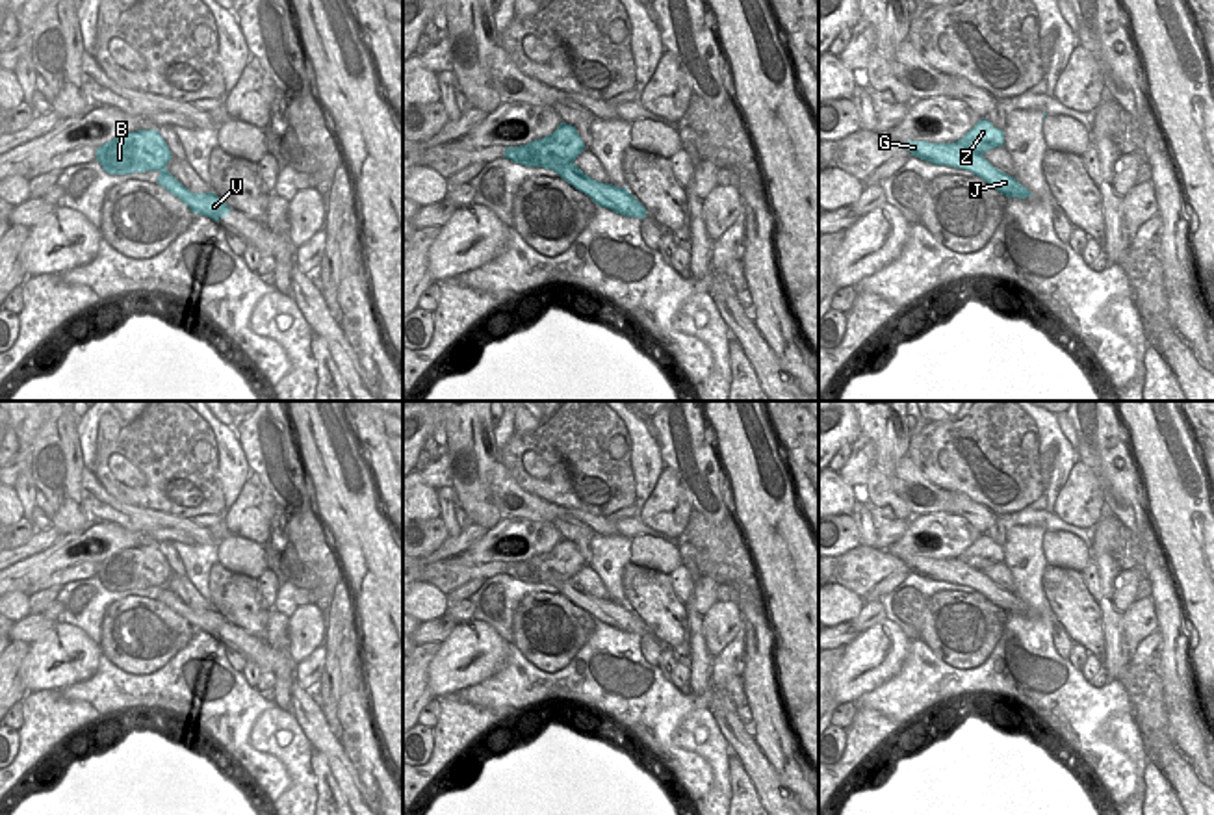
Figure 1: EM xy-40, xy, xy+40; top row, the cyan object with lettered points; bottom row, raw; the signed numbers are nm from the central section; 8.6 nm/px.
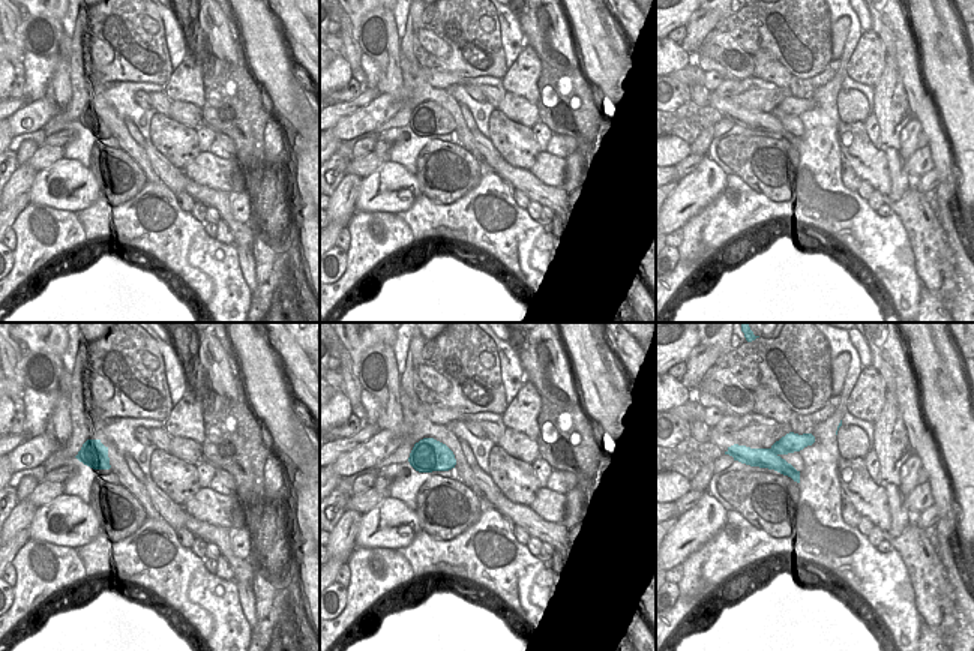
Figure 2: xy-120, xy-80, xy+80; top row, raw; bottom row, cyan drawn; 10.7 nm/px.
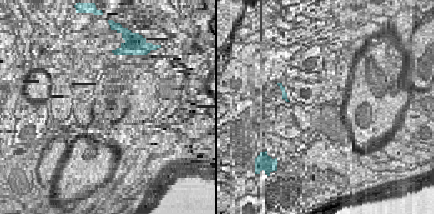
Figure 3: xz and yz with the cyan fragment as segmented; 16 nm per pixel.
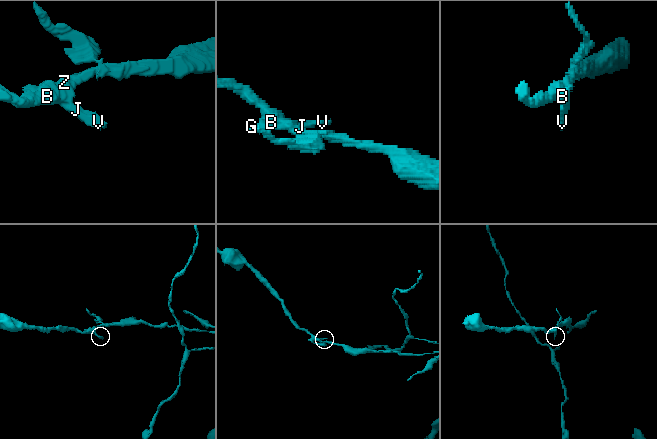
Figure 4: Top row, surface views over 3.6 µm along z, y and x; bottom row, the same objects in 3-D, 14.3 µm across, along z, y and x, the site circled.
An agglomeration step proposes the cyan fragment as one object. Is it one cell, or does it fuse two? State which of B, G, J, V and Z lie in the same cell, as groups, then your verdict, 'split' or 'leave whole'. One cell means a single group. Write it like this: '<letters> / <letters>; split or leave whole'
B Z / G J V; split

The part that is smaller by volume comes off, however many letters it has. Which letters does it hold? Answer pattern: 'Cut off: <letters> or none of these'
Cut off: G, J, V

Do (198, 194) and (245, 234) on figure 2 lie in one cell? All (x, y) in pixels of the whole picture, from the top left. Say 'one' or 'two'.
one

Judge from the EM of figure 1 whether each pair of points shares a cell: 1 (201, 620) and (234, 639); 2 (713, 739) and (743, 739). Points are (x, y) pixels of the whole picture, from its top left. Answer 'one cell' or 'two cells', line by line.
1: one cell
2: two cells

